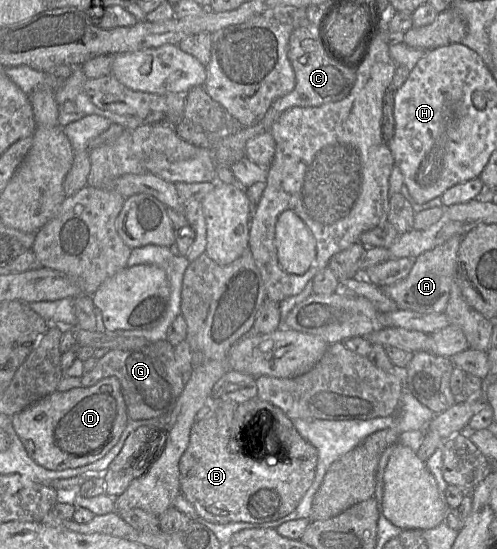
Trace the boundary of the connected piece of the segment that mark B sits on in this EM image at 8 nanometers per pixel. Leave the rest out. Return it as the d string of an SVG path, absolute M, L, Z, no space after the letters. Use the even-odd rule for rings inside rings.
M258 397L252 398L245 401L219 401L213 403L212 412L200 421L195 421L192 426L190 433L189 444L182 454L179 462L179 481L180 481L180 493L192 504L195 508L197 515L213 523L227 524L232 522L249 522L249 523L264 523L269 521L278 520L289 513L291 513L299 504L300 500L303 498L306 491L311 486L315 474L316 466L318 462L318 451L317 449L306 439L302 437L296 427L293 426L292 420L278 407L274 406L268 401L264 401ZM256 414L255 419L260 424L262 420L265 420L264 427L266 424L271 425L267 436L270 437L271 442L275 439L275 444L268 448L267 457L263 457L263 460L256 461L251 458L247 458L240 454L239 451L239 441L240 437L244 433L244 429L247 429L247 421Z

